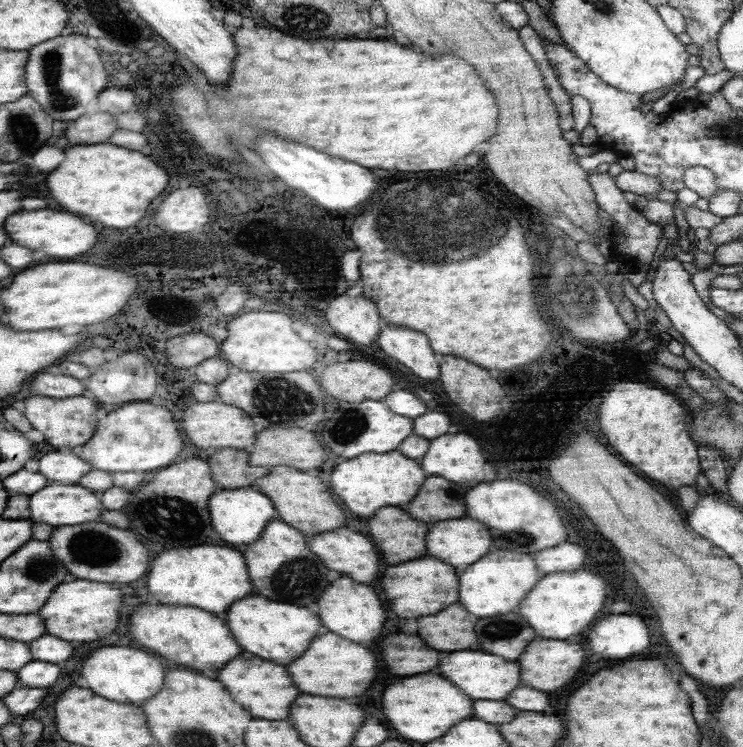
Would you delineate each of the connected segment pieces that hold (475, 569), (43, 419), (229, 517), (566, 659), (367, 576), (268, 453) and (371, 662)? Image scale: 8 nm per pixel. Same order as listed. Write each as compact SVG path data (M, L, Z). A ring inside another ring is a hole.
M494 550L482 559L478 559L468 572L460 572L464 576L464 604L466 608L472 608L474 616L486 618L486 616L496 616L496 614L506 614L512 610L518 610L520 602L528 596L538 584L540 576L544 572L538 572L534 554L524 554L524 552L510 552L510 550Z
M32 396L26 398L26 418L32 422L32 426L40 432L44 432L46 442L50 442L52 446L60 448L60 446L84 446L90 438L93 438L97 430L98 418L96 418L96 410L98 406L84 396L76 396L76 398L62 398L62 400L52 400L46 396Z
M240 488L222 490L216 492L216 496L212 496L212 520L216 520L216 532L219 536L224 536L226 542L252 544L252 540L256 542L262 536L266 524L272 520L280 520L280 516L266 494L250 488Z
M536 638L520 664L524 664L524 686L552 692L568 684L584 666L584 648L566 640Z
M340 528L340 532L326 532L324 536L314 536L312 538L312 552L316 552L324 560L324 564L328 564L328 568L348 574L354 580L360 580L362 584L370 584L370 582L378 580L380 570L382 570L380 568L382 560L374 548L374 542L370 538L366 538L364 534L352 532L348 528Z
M276 428L264 429L260 432L260 444L256 444L252 452L252 464L266 464L266 466L292 466L300 470L320 468L328 458L326 446L318 440L314 432L304 428Z
M324 634L316 644L312 644L312 652L308 656L302 656L296 660L296 664L290 664L292 676L296 676L296 684L304 688L306 694L314 696L336 696L336 698L350 698L350 696L362 696L366 690L370 690L376 674L378 674L378 656L352 640L346 640L338 634Z

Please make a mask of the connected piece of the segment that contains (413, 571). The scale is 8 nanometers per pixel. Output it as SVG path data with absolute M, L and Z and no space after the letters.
M420 558L412 562L404 562L398 566L390 566L384 572L384 598L388 600L388 608L400 618L420 618L438 614L446 606L458 602L458 576L454 566L438 558Z

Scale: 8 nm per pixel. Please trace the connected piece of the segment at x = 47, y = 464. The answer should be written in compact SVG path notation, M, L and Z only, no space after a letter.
M60 451L48 452L40 460L40 474L48 480L62 482L62 484L79 483L86 474L92 470L92 464L82 460L76 454L62 454Z

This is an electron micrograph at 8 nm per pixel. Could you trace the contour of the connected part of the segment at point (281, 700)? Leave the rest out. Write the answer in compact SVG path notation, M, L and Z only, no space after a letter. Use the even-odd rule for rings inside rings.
M240 658L228 664L228 668L220 670L218 680L224 680L228 688L232 688L232 696L244 704L244 708L252 708L252 716L266 720L288 720L292 702L300 696L300 690L294 686L288 670L280 664L272 664L262 658Z

